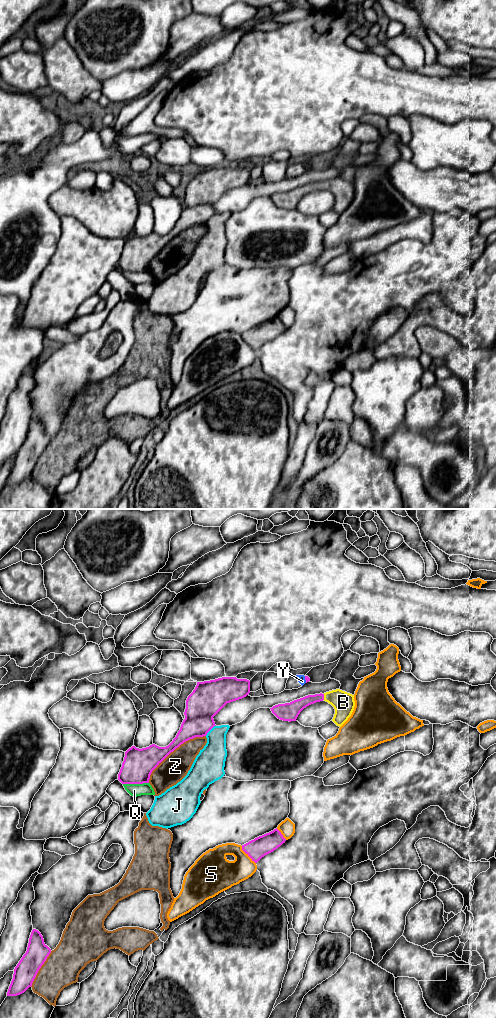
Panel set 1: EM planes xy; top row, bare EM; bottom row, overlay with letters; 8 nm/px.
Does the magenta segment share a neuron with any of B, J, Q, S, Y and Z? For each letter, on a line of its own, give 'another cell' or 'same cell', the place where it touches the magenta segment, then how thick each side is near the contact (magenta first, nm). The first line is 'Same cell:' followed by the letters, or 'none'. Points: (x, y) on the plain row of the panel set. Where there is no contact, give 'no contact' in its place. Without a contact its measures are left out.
Same cell: B, J
B: same cell | xy (323, 185) | 120/170 nm
J: same cell | xy (210, 217) | 280/220 nm
Q: another cell | xy (135, 271) | 240/100 nm
S: another cell | xy (248, 343) | 160/240 nm
Y: another cell | xy (305, 167) | 40/60 nm
Z: another cell | xy (173, 238) | 200/220 nm

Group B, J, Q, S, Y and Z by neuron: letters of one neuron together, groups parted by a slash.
B J / Q / S / Y / Z

